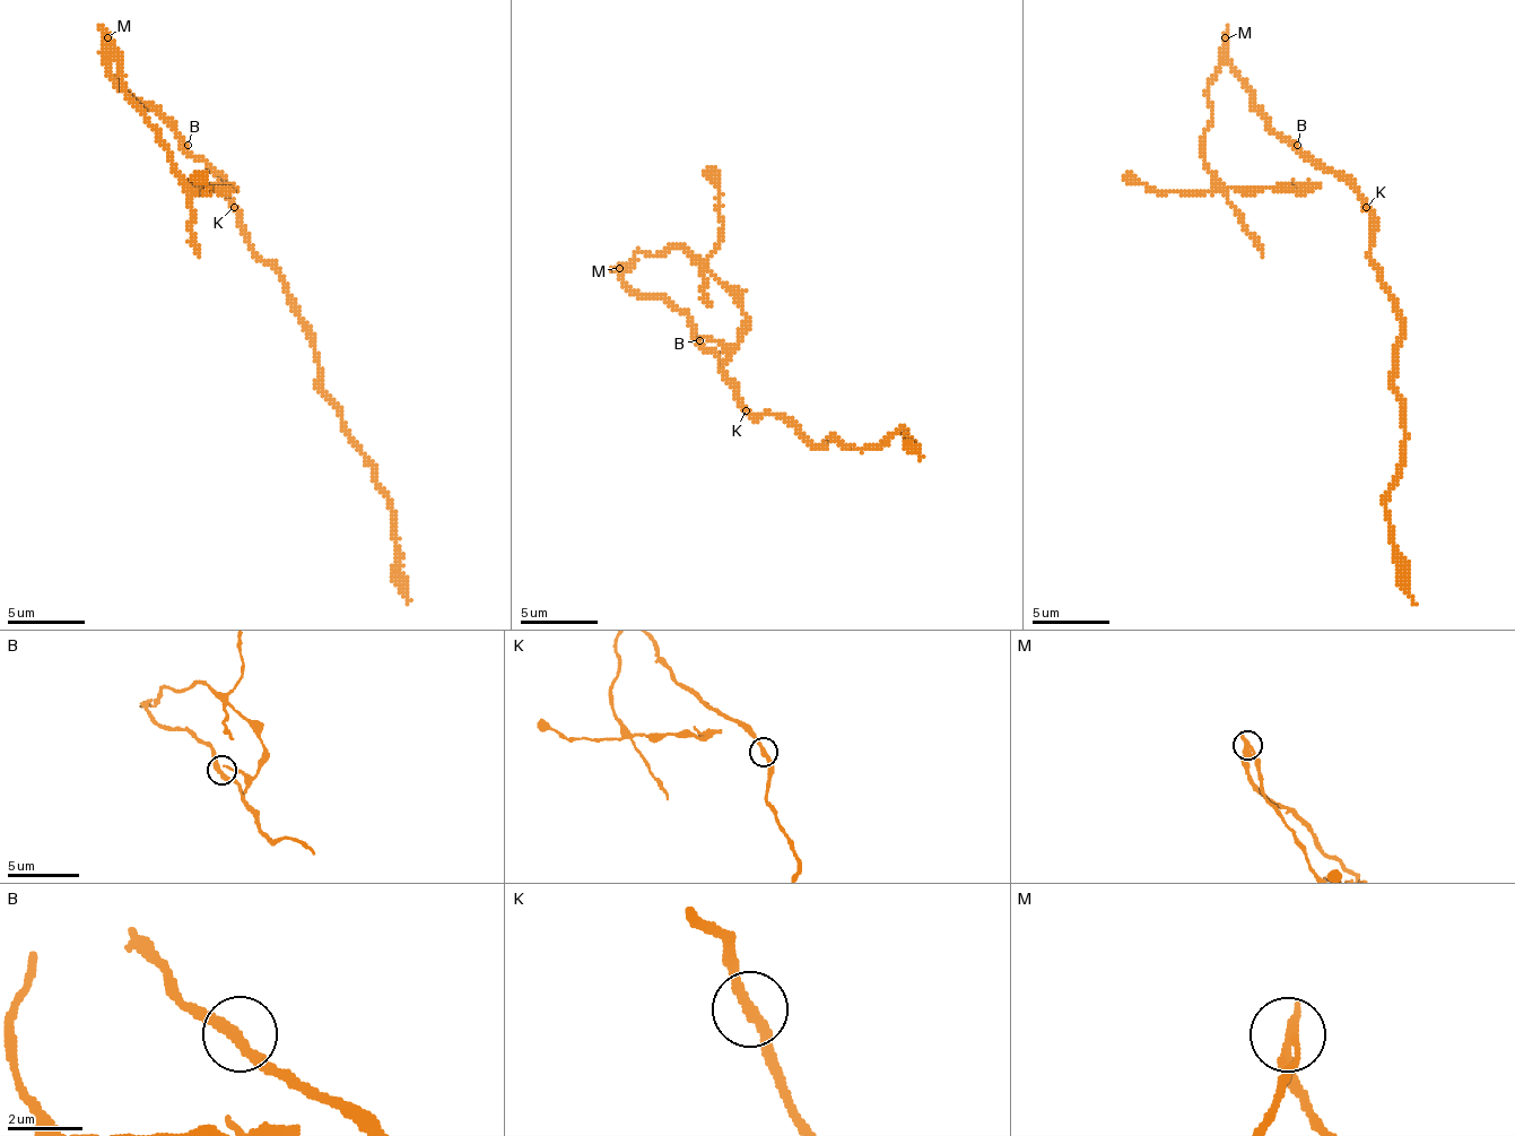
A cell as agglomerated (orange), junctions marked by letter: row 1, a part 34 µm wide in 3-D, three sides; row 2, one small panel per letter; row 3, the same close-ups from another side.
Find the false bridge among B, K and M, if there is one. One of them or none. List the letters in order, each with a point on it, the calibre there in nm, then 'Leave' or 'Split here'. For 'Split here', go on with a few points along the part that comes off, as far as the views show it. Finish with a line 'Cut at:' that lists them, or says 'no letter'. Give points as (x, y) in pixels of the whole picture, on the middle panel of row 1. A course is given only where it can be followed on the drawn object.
B: Place: (699, 340). Thickness 300 nm. Leave
K: Place: (746, 410). Thickness 280 nm. Leave
M: Place: (619, 268). Thickness 320 nm. Split here. Course of the part to remove: (619, 268), (626, 271), (638, 252), (685, 248), (746, 318), (734, 345), (699, 337)
Cut at: M

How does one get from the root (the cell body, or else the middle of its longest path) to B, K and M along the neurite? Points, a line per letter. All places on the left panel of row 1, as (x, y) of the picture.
B: (221, 180), (188, 145)
K: (221, 180), (226, 199), (234, 207)
M: (221, 180), (111, 71), (106, 63), (106, 37)

